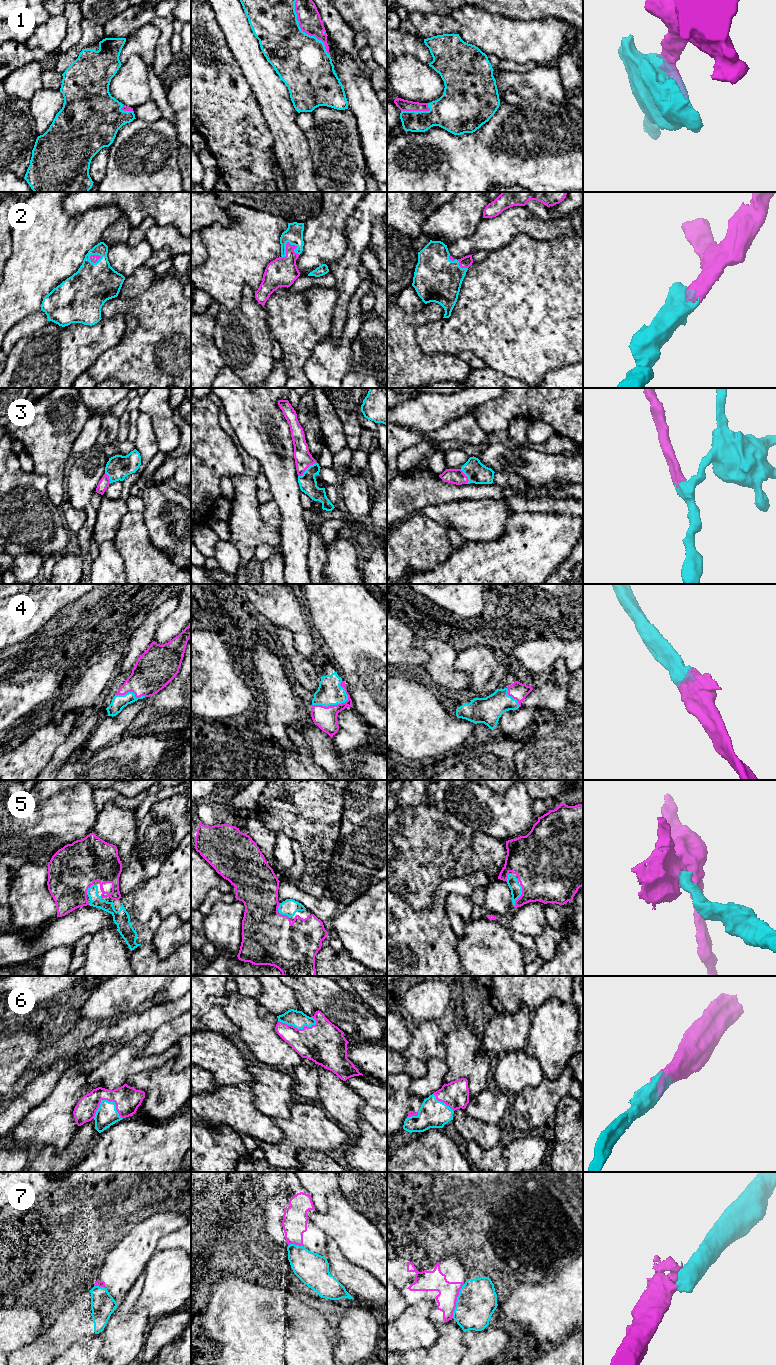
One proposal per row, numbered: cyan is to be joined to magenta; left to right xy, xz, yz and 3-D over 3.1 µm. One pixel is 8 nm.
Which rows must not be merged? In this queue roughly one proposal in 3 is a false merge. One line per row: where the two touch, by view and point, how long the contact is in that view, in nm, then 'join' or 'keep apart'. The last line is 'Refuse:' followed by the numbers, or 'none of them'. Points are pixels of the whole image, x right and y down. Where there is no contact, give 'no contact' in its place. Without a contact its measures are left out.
1: xz (304, 31) | 550 nm | join
2: xz (286, 246) | 160 nm | join
3: xz (306, 468) | 180 nm | join
4: xz (338, 704) | 320 nm | join
5: yz (521, 895) | 190 nm | join
6: xy (107, 1100) | 240 nm | join
7: yz (456, 1300) | 300 nm | keep apart
Refuse: 7

